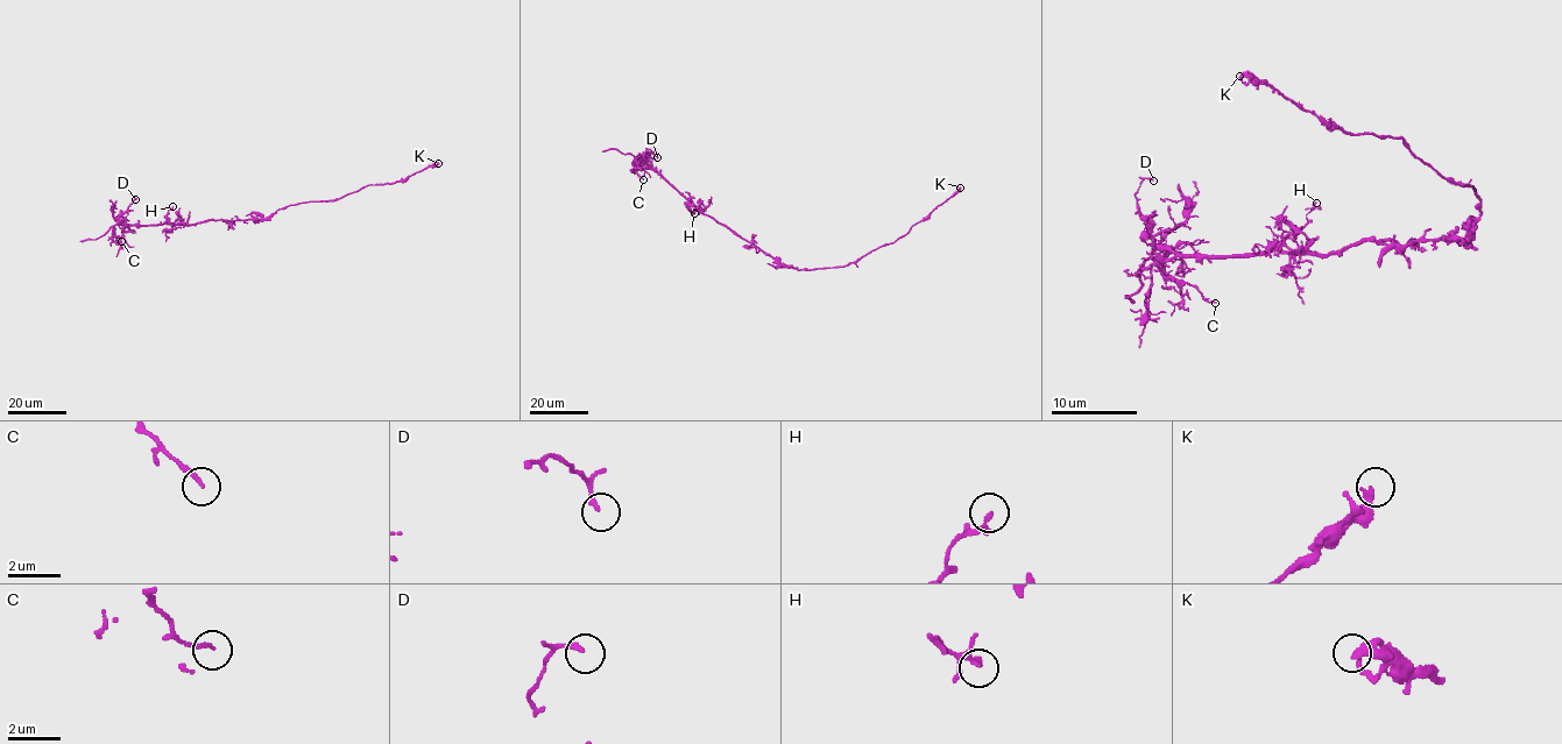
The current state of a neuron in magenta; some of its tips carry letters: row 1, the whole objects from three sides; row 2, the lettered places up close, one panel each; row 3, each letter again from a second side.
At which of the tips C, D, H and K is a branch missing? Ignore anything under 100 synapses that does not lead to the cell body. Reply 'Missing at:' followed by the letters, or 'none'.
Missing at: none

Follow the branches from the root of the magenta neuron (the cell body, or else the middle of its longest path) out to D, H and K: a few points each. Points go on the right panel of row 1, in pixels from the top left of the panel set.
D: (1462, 239), (1362, 241), (1331, 254), (1177, 256), (1153, 241), (1138, 208), (1140, 183), (1153, 181)
H: (1462, 239), (1418, 239), (1406, 245), (1362, 241), (1331, 254), (1286, 254), (1283, 243), (1308, 221), (1316, 203)
K: (1462, 239), (1479, 215), (1479, 200), (1471, 185), (1446, 178), (1403, 137), (1327, 127), (1273, 86), (1239, 76)

